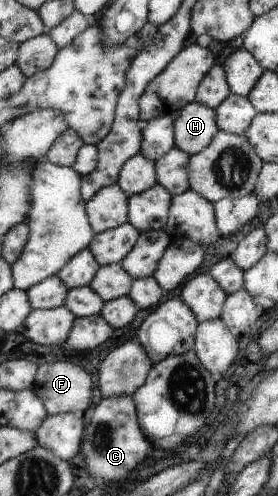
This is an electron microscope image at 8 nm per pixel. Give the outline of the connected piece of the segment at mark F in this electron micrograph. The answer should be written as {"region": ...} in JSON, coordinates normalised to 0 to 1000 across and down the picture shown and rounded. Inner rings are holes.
{"region":[[[205,728],[144,738],[122,788],[165,810],[180,837],[306,831],[335,815],[335,762],[306,742],[245,728]]]}

